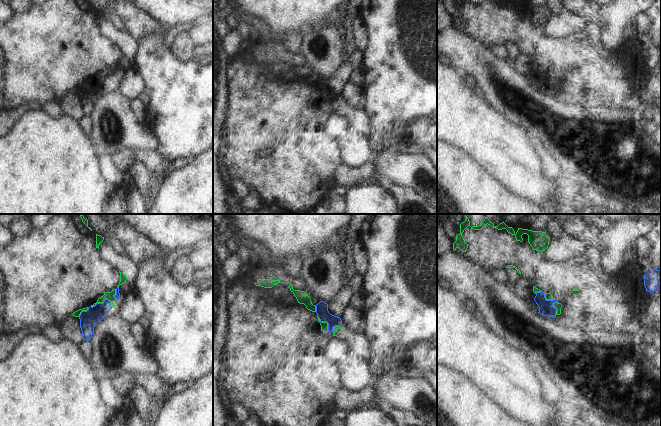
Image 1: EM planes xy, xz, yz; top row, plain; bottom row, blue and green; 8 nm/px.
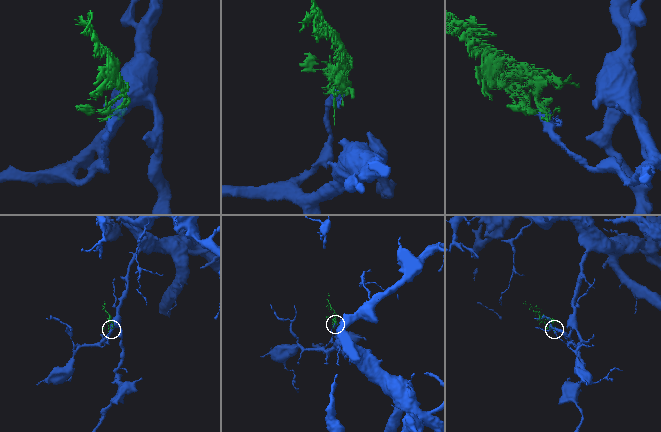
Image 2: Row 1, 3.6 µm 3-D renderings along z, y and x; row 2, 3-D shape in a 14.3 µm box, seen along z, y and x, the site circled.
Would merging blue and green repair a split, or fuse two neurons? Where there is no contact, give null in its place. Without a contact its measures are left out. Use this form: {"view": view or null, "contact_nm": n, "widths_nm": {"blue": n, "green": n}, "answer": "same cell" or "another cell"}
{"view": "xy", "contact_nm": 180, "widths_nm": {"blue": 140, "green": 60}, "answer": "another cell"}

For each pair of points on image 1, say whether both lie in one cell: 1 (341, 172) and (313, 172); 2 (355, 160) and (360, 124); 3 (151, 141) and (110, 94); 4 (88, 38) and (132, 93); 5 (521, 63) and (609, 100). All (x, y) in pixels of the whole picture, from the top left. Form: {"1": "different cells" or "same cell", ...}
{"1": "different cells", "2": "different cells", "3": "same cell", "4": "different cells", "5": "different cells"}

